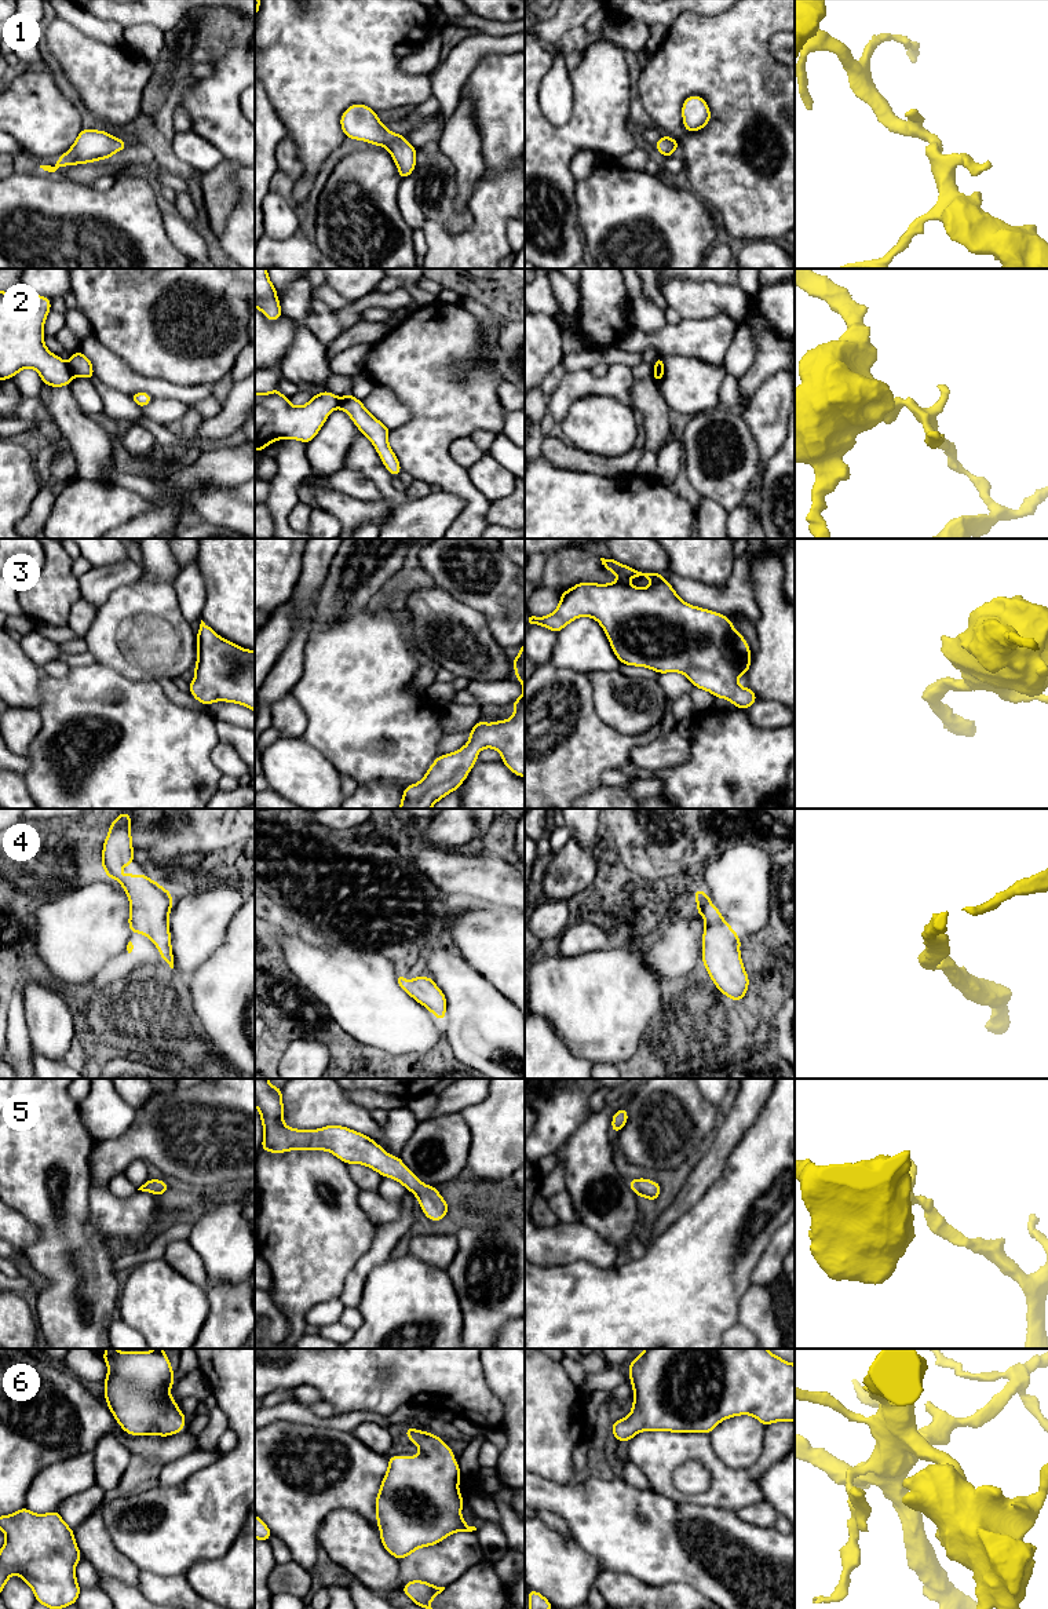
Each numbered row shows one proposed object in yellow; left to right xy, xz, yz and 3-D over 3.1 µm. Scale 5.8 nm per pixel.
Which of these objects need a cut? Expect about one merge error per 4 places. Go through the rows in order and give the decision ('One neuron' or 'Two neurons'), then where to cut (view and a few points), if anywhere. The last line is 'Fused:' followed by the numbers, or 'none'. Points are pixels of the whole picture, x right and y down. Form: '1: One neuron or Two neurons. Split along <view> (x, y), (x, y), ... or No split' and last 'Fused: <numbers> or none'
1: One neuron. No split
2: Two neurons. Split along xy (68, 364), (73, 376)
3: One neuron. No split
4: One neuron. No split
5: One neuron. No split
6: One neuron. No split
Fused: 2

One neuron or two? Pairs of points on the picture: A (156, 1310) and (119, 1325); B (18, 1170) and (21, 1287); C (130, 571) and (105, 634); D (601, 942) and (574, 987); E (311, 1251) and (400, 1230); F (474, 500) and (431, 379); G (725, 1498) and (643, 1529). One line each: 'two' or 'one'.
A: two
B: two
C: two
D: two
E: two
F: one
G: two

